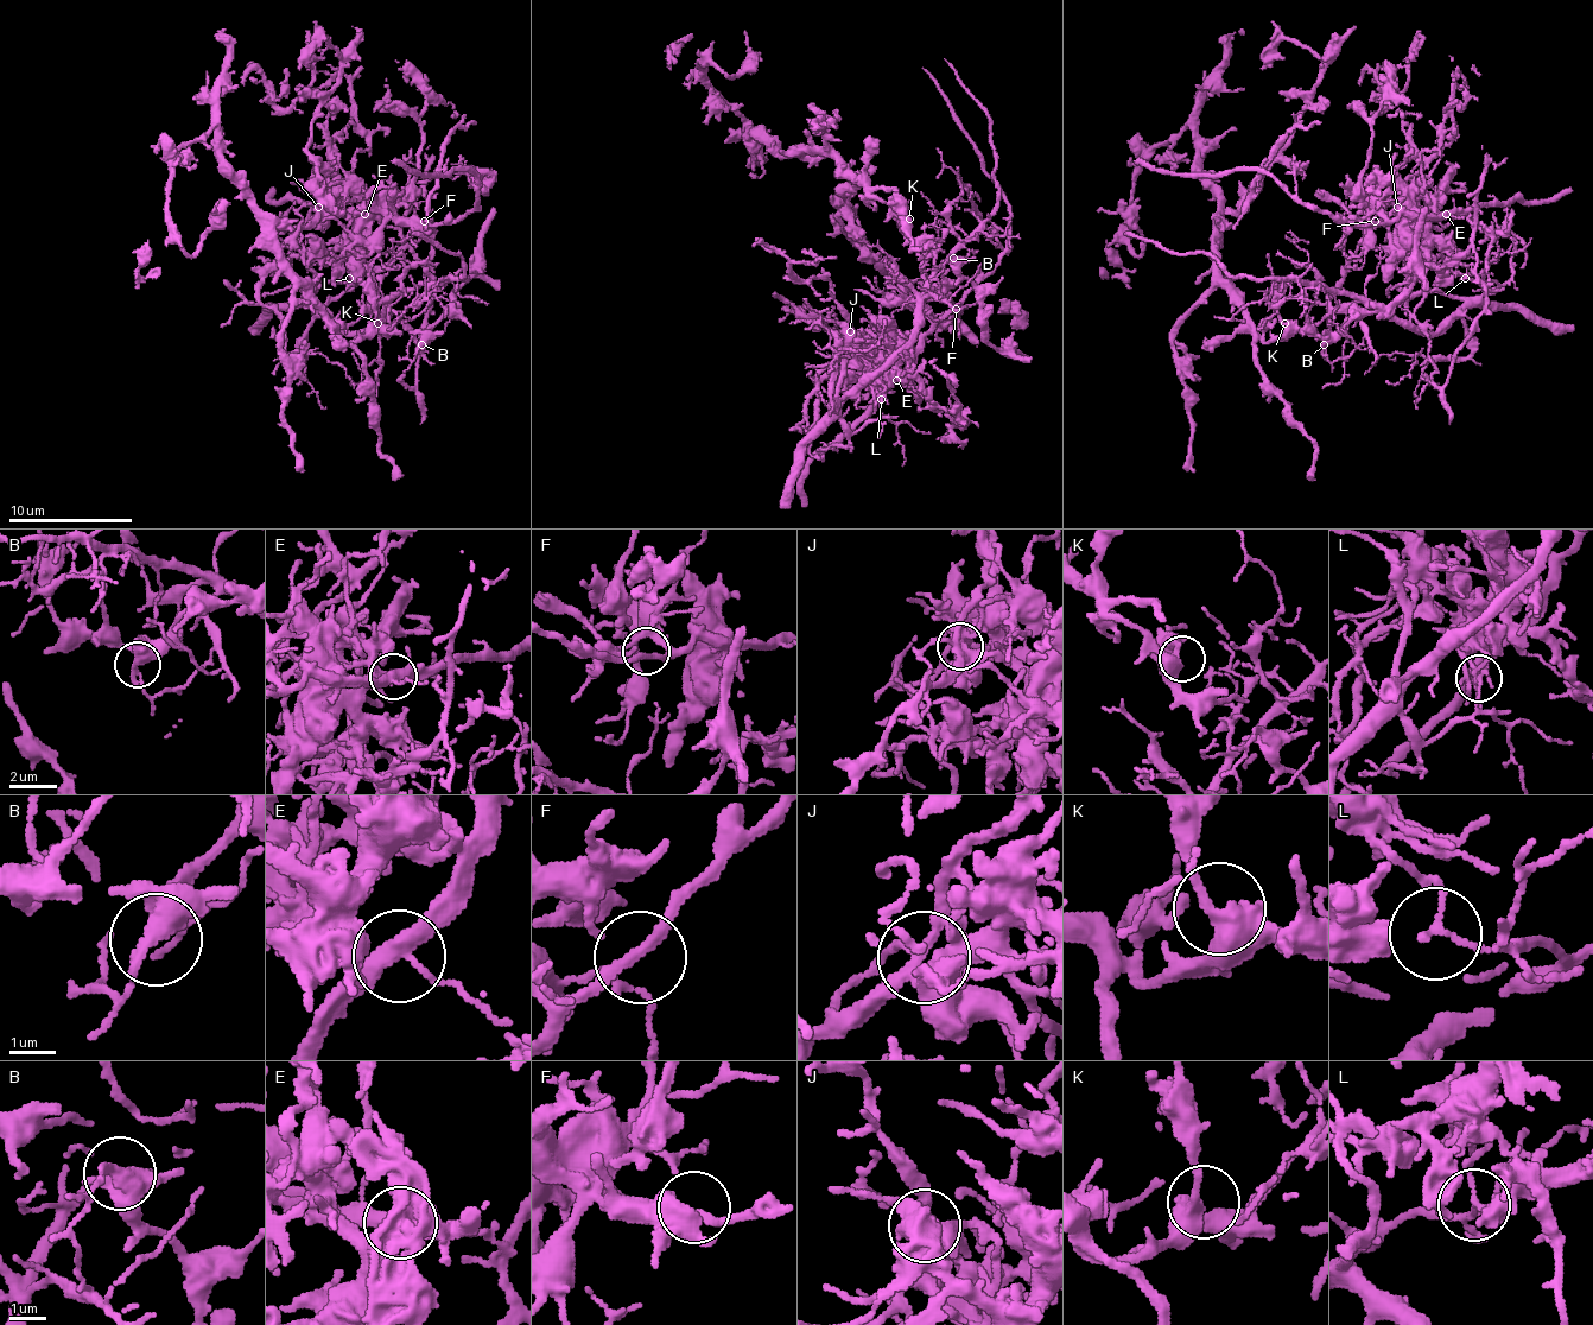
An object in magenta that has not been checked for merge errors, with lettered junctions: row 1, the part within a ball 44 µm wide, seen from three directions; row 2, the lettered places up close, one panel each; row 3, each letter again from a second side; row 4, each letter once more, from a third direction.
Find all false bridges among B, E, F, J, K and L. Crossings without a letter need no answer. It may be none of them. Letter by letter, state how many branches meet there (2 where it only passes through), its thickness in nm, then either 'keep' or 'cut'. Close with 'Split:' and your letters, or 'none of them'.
B: branches 3; calibre 360 nm; cut
E: branches 3; calibre 340 nm; keep
F: branches 3; calibre 190 nm; keep
J: branches 5; calibre 420 nm; cut
K: branches 3; calibre 360 nm; keep
L: branches 3; calibre 110 nm; cut
Split: B, J, L

